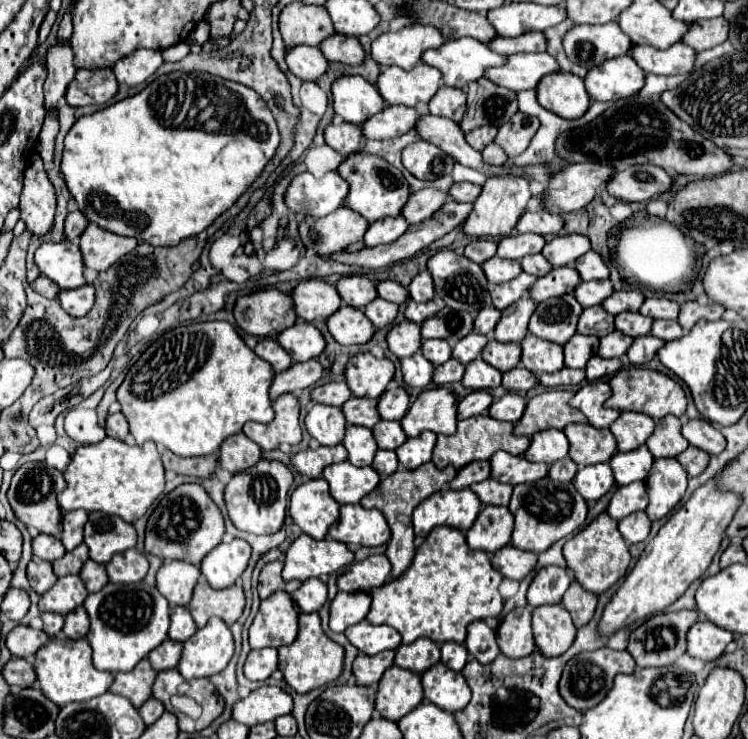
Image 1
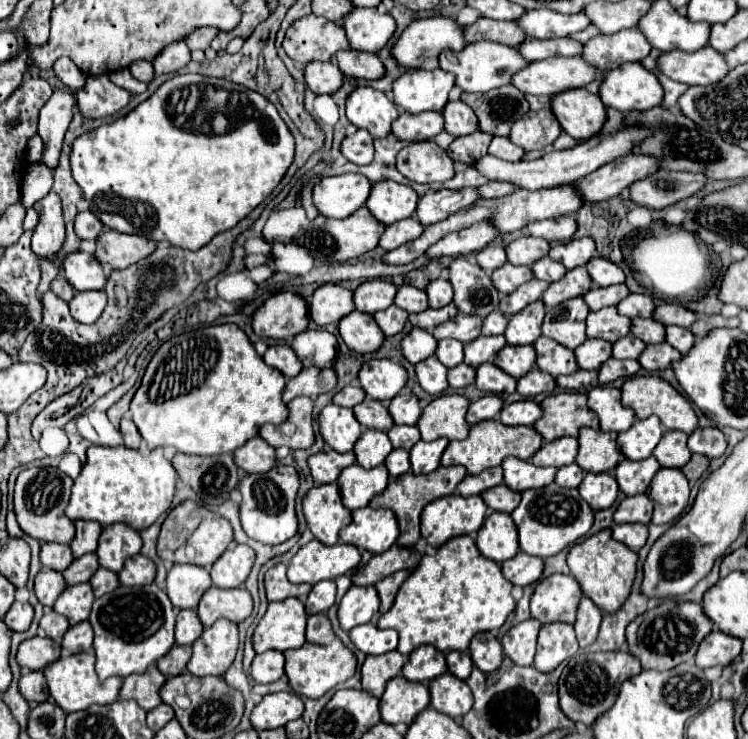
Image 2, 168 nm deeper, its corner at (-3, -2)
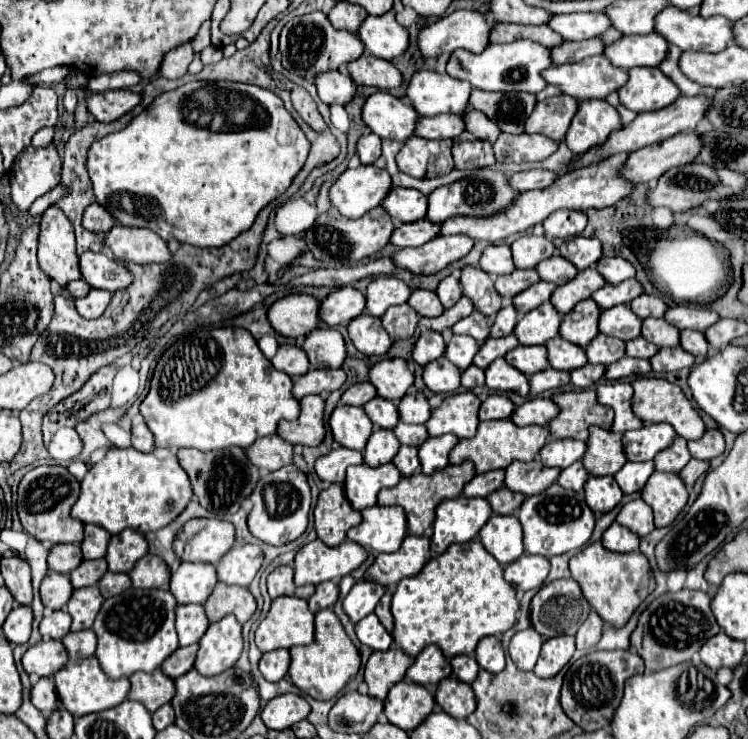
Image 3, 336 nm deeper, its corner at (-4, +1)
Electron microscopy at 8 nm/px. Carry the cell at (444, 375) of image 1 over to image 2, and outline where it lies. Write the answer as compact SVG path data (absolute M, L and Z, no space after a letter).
M460 363L458 367L454 369L448 369L448 383L450 387L454 389L460 389L460 387L466 387L466 385L472 385L474 383L474 377L476 377L476 369Z

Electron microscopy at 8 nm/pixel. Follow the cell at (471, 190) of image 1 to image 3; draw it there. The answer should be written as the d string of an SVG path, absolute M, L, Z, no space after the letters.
M527 170L527 172L515 172L509 178L509 186L517 192L525 192L525 190L533 190L533 188L547 188L549 184L553 184L553 180L555 180L555 172Z

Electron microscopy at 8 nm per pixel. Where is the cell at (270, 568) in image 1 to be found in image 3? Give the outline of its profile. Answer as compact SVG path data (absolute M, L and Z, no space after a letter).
M279 566L267 576L267 590L271 598L277 596L295 596L297 586L293 584L293 568L291 566Z

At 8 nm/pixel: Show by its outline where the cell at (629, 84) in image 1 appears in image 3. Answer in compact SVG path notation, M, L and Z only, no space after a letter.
M631 68L629 80L617 90L619 102L633 112L661 110L679 96L675 84L659 68Z

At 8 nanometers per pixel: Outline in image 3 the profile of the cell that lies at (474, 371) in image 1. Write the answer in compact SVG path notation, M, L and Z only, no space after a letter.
M503 358L493 360L485 370L485 386L491 390L511 390L521 396L529 394L529 380L517 368L507 364Z

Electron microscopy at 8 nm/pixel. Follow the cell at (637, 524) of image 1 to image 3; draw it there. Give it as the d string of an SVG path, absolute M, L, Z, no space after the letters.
M613 522L601 538L605 548L609 548L613 552L633 552L639 548L639 540L641 538L635 532L631 532L629 528L625 528L617 522Z

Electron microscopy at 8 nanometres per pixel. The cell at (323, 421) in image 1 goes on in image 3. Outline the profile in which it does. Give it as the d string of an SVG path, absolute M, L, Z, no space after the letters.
M339 404L331 412L329 426L331 426L333 440L343 448L351 448L351 450L363 450L373 428L363 408L343 406L343 404Z

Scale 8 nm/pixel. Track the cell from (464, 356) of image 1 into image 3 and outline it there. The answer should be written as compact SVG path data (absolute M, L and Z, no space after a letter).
M513 334L503 336L503 338L487 338L487 340L481 344L477 356L473 358L473 364L485 370L495 358L505 356L505 354L507 354L511 348L515 348L517 344L519 344L519 342L517 342L517 338L515 338Z

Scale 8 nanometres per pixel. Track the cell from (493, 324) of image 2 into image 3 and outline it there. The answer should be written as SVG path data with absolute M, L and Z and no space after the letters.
M507 306L507 308L501 308L497 312L497 318L493 322L493 328L491 328L491 336L493 338L501 338L501 336L507 336L513 332L517 324L517 312L513 306Z

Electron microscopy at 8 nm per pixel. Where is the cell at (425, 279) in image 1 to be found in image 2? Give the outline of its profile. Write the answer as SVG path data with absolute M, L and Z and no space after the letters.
M444 279L432 281L426 287L426 293L428 293L428 301L430 301L432 309L440 309L440 307L452 303L452 295L454 295L450 281L444 281Z

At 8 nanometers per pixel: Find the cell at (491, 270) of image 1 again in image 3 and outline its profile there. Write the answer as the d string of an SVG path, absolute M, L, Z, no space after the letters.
M513 270L511 274L497 276L495 278L495 288L501 296L513 298L515 292L521 292L523 288L529 288L531 284L539 282L539 274L535 270Z

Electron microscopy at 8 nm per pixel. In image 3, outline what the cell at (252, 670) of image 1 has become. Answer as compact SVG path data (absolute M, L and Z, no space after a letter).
M273 650L265 652L259 660L259 670L265 680L269 682L279 682L289 668L289 650Z

